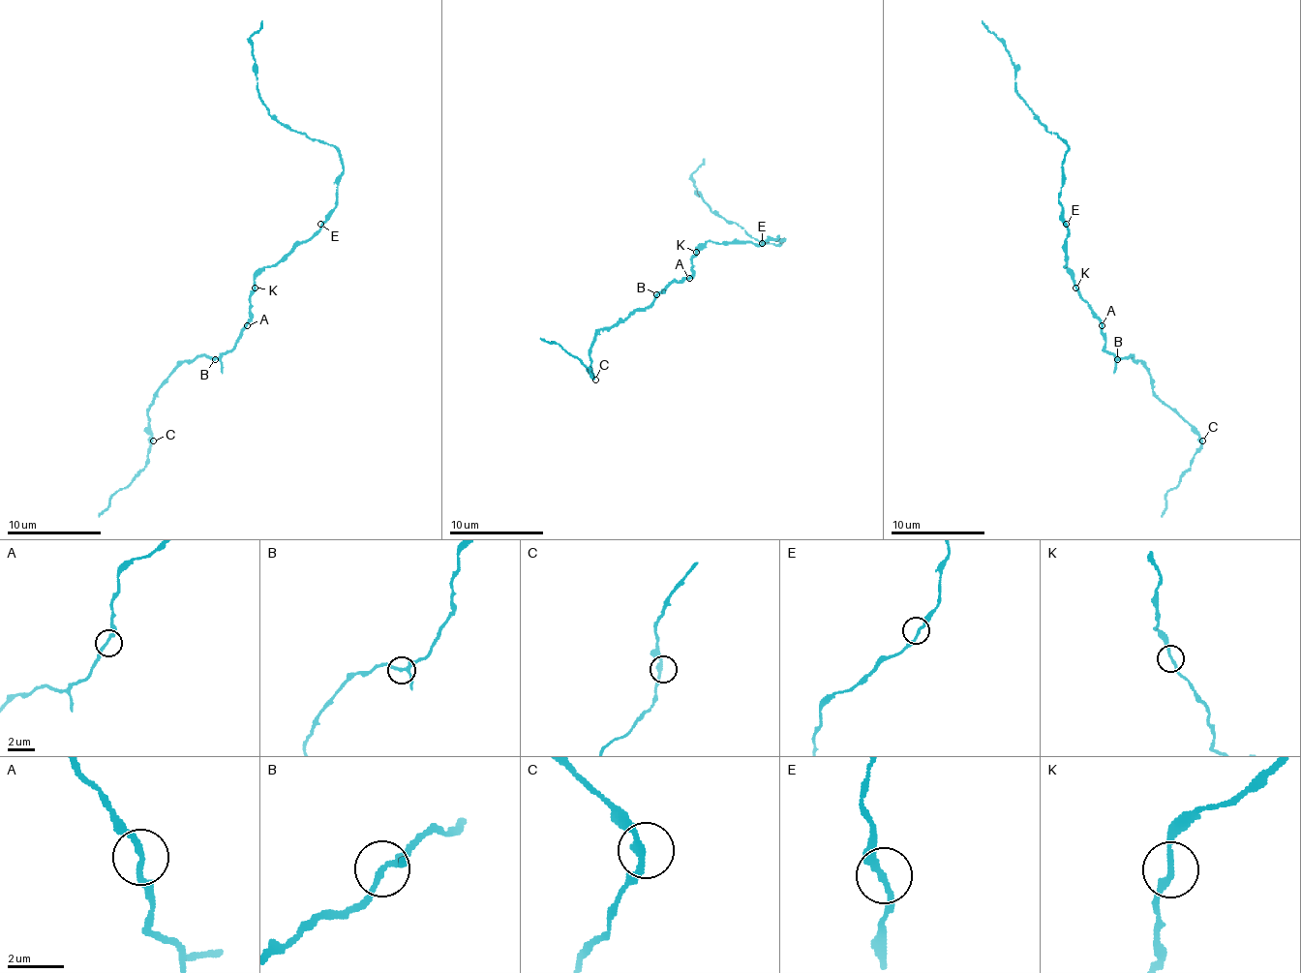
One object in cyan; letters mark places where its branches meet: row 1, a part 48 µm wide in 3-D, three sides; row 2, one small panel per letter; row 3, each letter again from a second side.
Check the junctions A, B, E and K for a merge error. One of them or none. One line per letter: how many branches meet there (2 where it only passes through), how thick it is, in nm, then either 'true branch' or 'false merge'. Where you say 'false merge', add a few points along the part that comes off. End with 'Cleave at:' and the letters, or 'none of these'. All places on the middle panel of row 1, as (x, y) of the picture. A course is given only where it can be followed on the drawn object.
A: 2 branches meet; 200 nm thick; true branch
B: 3 branches meet; 200 nm thick; true branch
E: 2 branches meet; 200 nm thick; true branch
K: 2 branches meet; 200 nm thick; true branch
Cleave at: none of these

